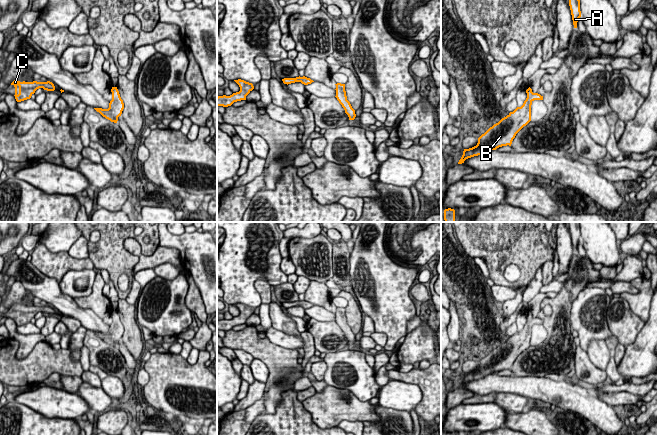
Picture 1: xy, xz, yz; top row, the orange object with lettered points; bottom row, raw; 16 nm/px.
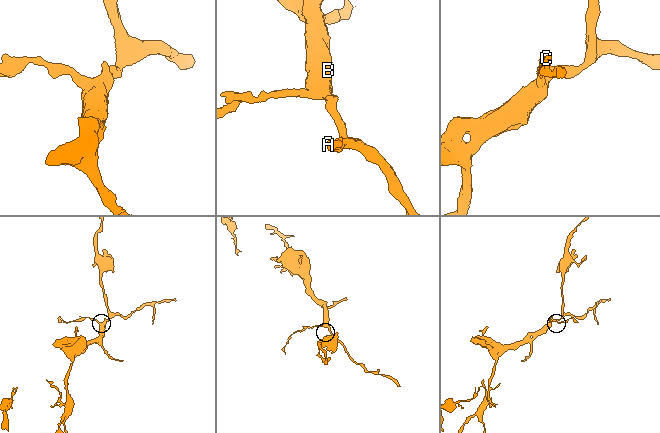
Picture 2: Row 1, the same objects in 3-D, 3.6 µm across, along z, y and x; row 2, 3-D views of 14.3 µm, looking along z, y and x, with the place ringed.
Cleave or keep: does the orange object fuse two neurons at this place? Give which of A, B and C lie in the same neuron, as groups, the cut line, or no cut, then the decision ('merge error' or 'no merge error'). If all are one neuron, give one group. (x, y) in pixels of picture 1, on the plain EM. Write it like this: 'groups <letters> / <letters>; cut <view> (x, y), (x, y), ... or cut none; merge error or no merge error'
groups A B C; cut none; no merge error

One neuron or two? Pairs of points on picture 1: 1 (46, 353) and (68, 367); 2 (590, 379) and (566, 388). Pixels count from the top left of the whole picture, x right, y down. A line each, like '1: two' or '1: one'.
1: one
2: two

